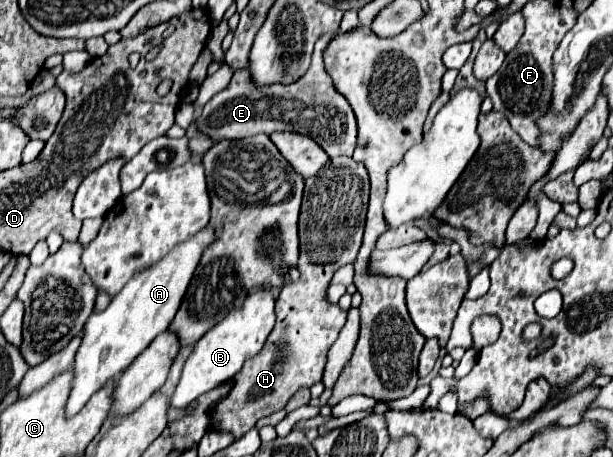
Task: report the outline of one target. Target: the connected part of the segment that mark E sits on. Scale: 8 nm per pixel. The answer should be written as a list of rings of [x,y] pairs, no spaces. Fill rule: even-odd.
[[[336,33],[321,36],[313,50],[309,71],[293,85],[263,87],[261,91],[253,87],[251,75],[245,69],[237,69],[227,89],[219,91],[205,107],[201,117],[197,117],[197,127],[201,133],[209,135],[213,141],[221,139],[243,139],[257,133],[271,135],[273,131],[295,131],[309,135],[315,143],[323,147],[329,157],[353,155],[357,145],[357,121],[351,105],[331,83],[323,62],[323,51]]]

